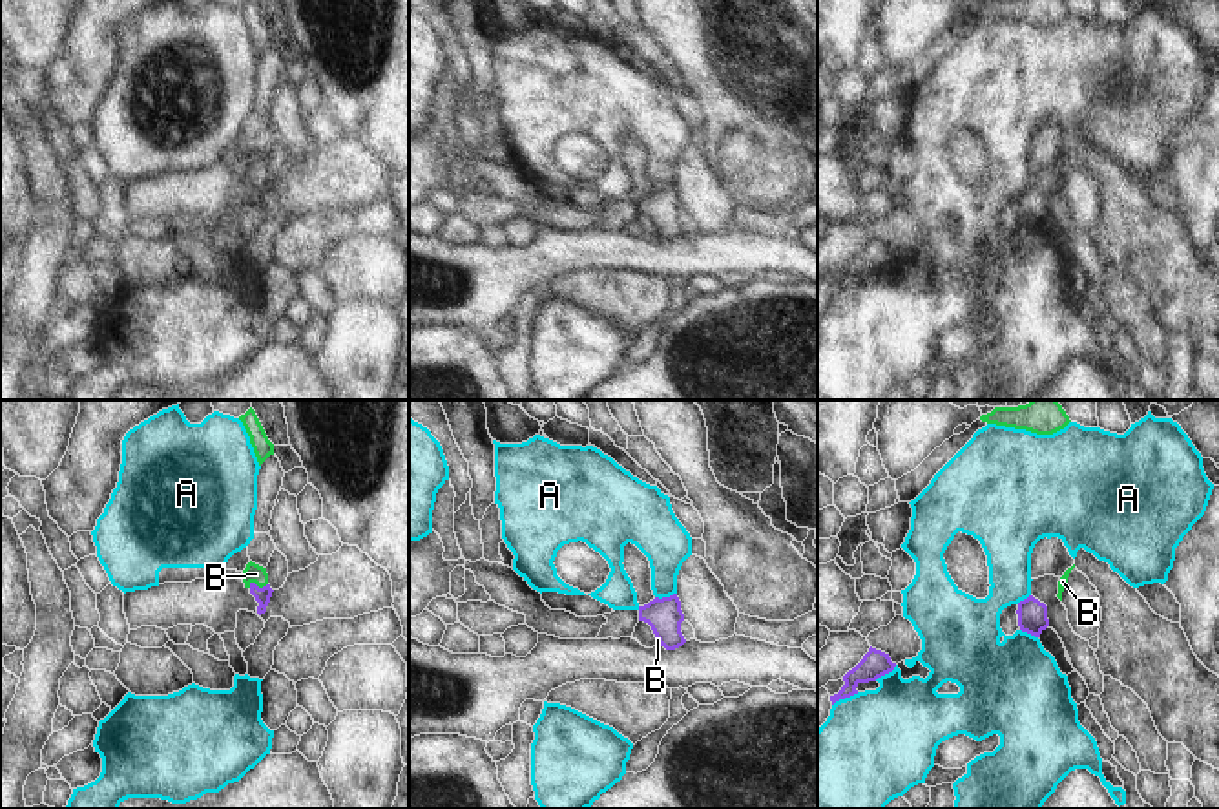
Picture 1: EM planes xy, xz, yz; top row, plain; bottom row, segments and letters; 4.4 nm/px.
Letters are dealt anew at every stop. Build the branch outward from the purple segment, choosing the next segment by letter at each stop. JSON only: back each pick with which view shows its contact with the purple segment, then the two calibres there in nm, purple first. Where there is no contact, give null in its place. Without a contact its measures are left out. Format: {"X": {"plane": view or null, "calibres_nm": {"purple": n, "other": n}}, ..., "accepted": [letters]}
{"B": {"plane": "xy", "calibres_nm": {"purple": 70, "other": 80}}, "accepted": ["B"]}

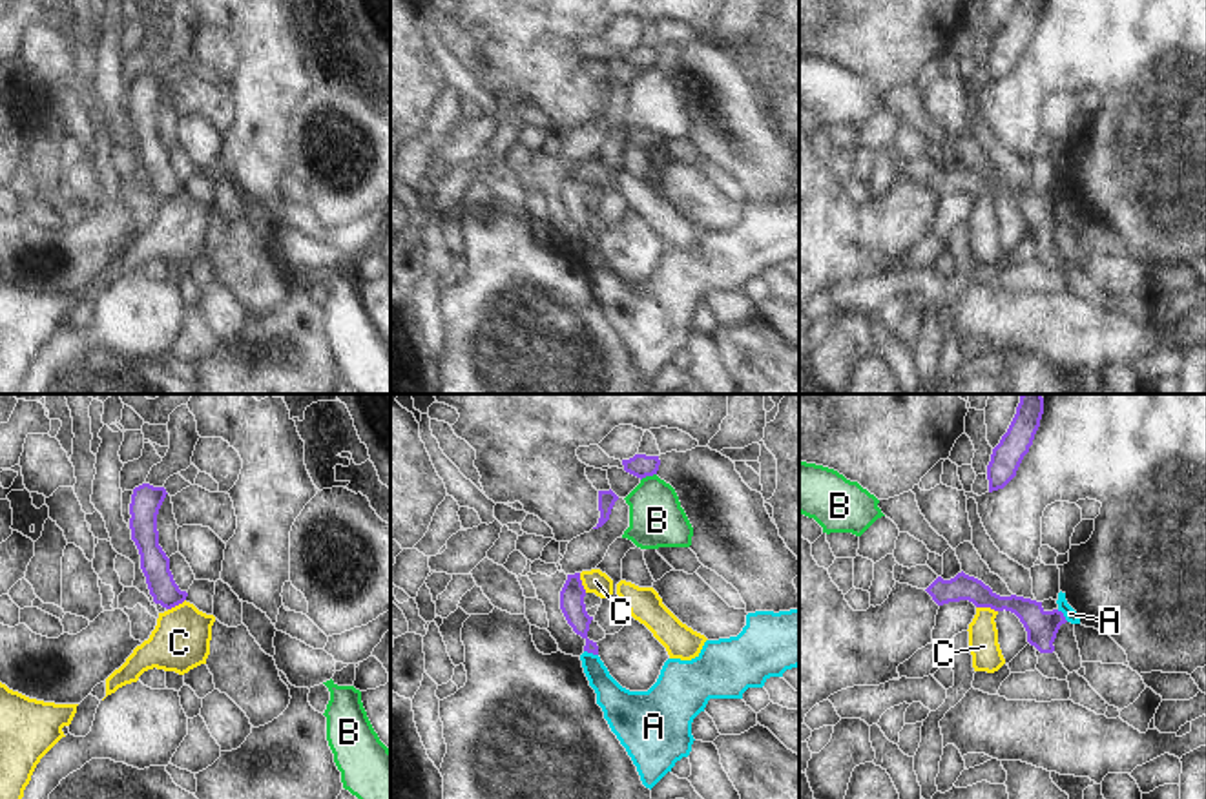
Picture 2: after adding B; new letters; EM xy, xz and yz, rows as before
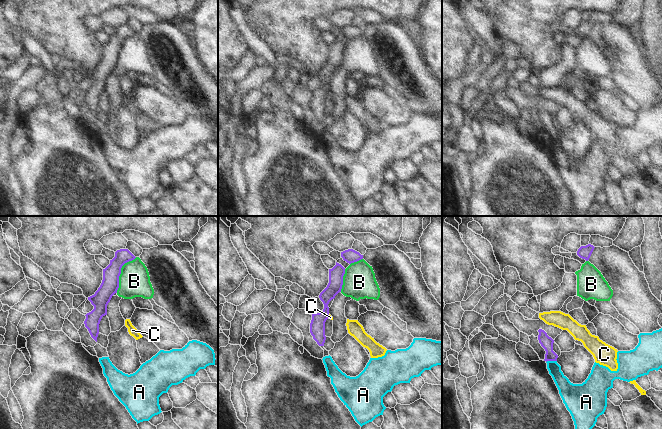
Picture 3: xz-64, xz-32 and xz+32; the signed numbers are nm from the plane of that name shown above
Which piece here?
{"accepted": []}

